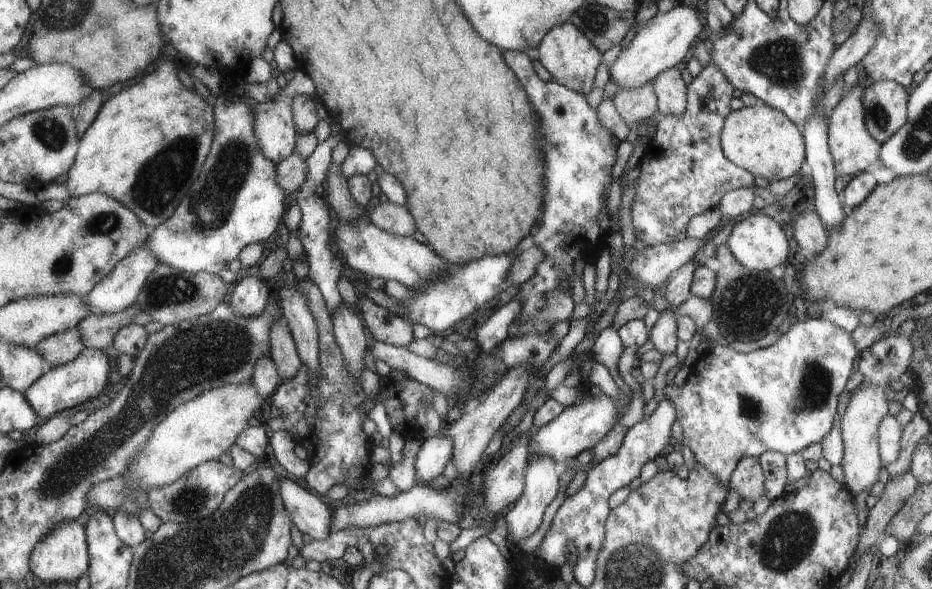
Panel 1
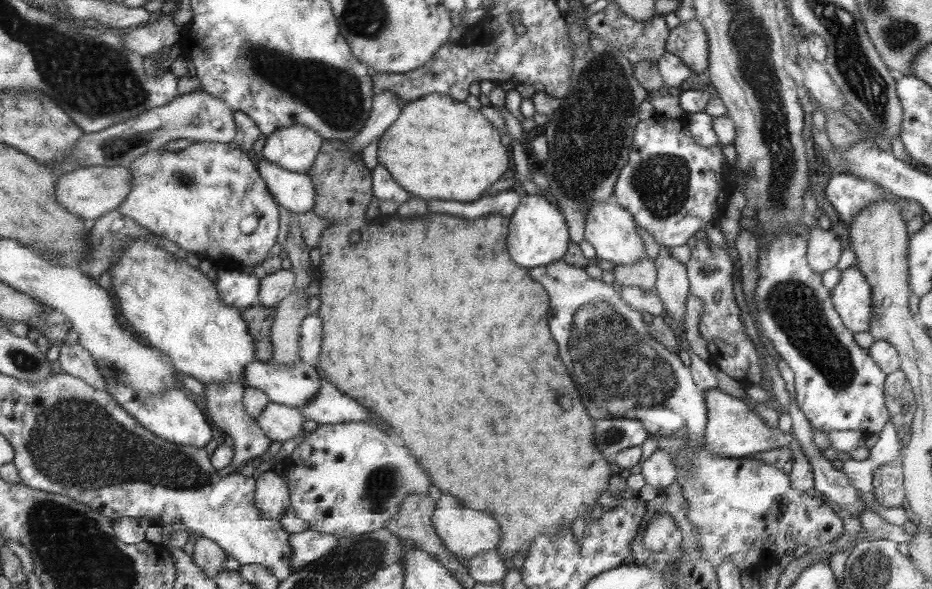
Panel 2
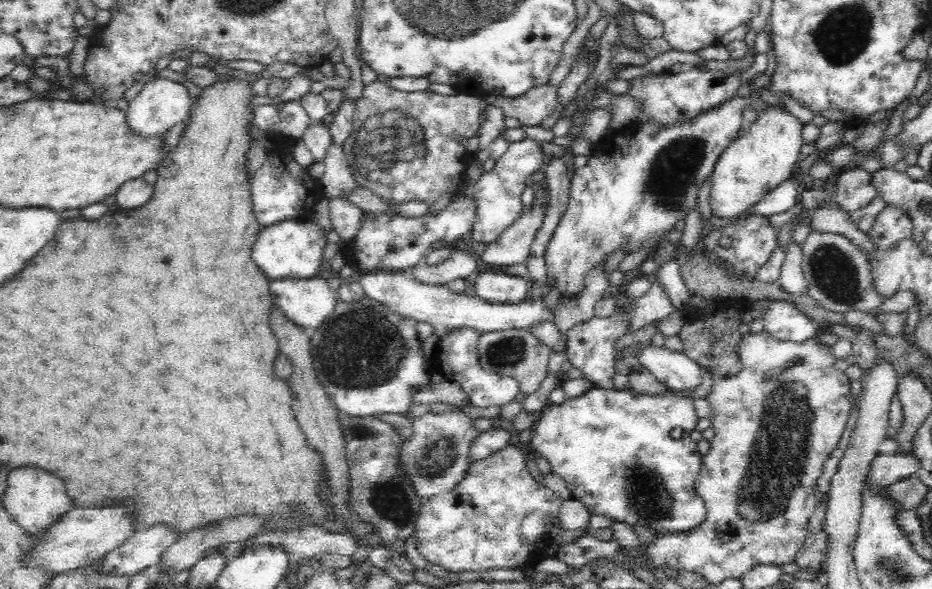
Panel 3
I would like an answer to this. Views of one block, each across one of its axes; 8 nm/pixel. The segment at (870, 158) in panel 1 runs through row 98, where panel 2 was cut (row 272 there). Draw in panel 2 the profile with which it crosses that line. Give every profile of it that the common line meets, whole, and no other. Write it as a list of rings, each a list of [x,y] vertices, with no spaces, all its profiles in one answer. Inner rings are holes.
[[[858,266],[846,268],[841,272],[839,282],[832,289],[833,303],[840,313],[840,318],[844,319],[848,330],[856,332],[866,332],[872,325],[873,302],[870,302],[870,283],[866,275]]]

